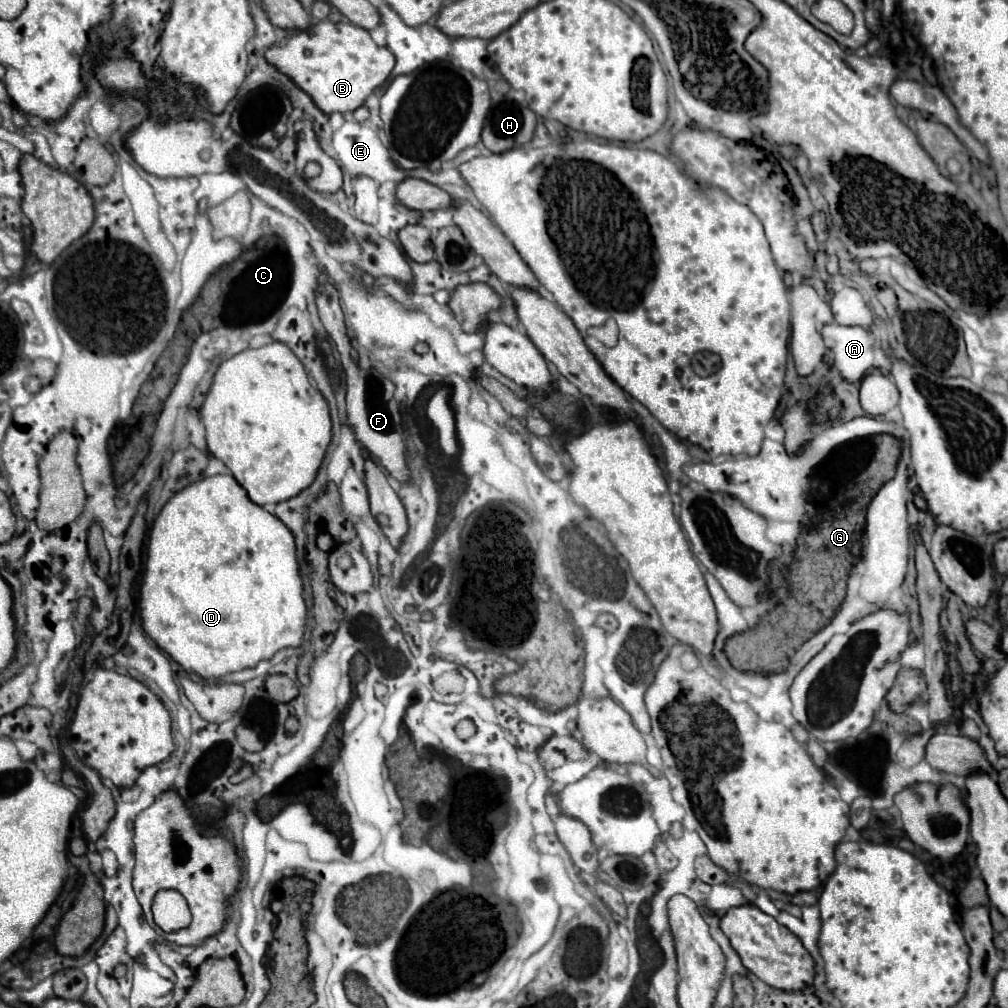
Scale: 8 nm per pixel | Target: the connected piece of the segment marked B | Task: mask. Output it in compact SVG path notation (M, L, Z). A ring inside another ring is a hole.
M325 20L311 24L307 30L287 30L285 34L287 40L281 46L269 46L265 58L307 92L323 114L345 114L359 108L389 78L395 66L395 56L385 46L377 46L369 32L355 24L333 24Z

